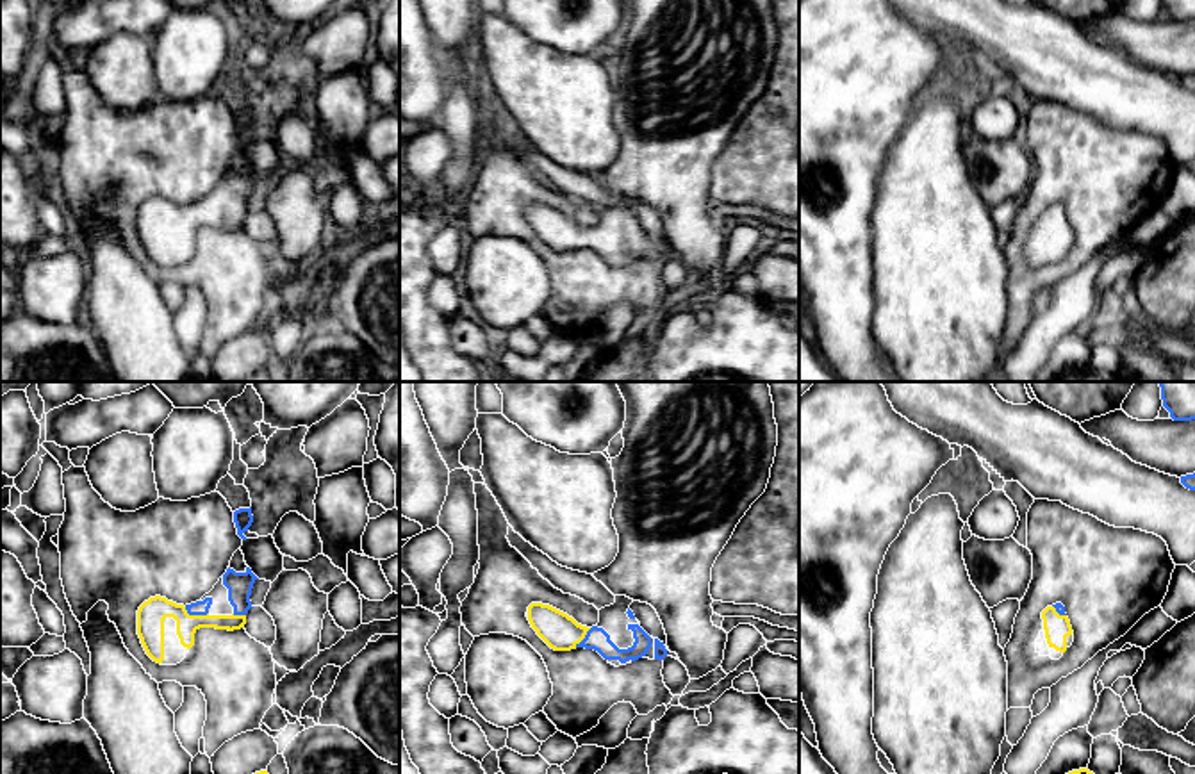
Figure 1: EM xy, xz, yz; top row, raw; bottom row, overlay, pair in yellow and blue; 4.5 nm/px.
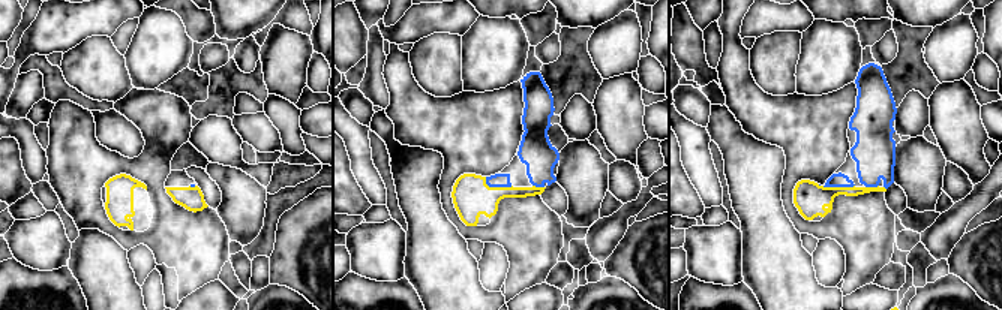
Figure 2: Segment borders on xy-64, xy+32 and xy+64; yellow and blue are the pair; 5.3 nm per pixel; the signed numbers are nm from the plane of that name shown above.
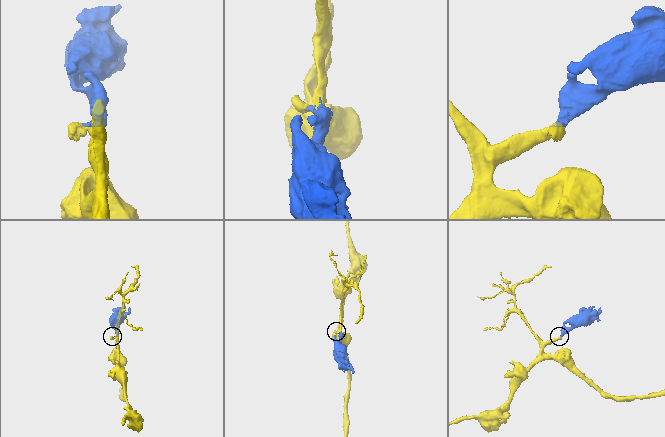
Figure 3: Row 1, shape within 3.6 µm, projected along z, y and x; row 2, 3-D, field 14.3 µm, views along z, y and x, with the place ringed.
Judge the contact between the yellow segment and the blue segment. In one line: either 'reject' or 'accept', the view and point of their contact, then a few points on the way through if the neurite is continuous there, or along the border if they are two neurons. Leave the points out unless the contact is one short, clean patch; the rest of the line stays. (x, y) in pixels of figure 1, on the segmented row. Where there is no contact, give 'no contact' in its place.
accept; contact xy (195, 616)

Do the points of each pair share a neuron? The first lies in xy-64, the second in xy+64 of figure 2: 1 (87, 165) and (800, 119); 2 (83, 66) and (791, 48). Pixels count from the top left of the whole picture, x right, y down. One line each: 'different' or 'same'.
1: same
2: same

